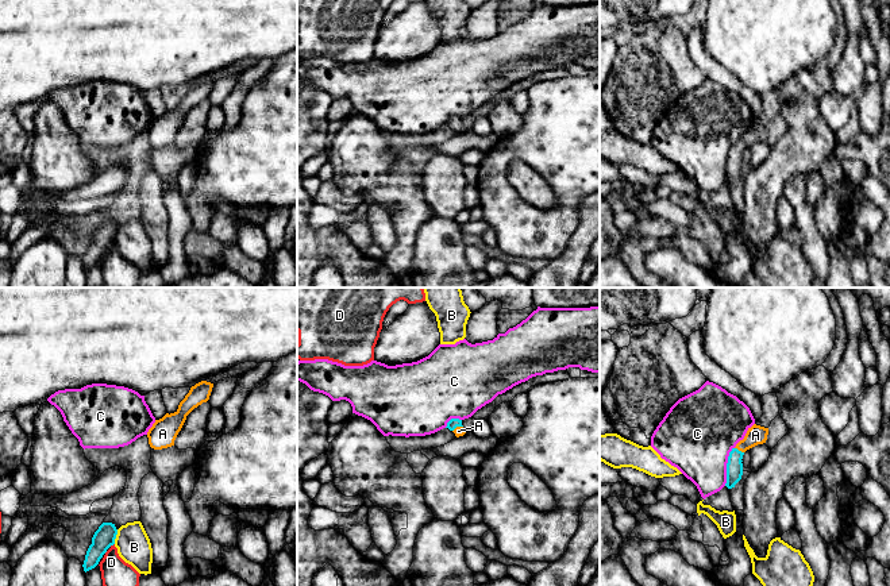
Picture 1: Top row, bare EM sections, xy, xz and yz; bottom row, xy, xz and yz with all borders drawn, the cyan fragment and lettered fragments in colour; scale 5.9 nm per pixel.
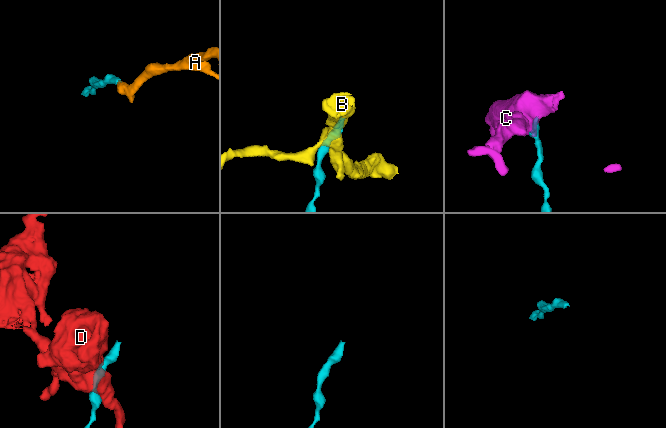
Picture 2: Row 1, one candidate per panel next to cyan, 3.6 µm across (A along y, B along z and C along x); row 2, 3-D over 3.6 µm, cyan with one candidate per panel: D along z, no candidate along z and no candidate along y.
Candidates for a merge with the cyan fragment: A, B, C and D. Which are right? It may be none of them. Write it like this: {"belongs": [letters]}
{"belongs": ["A"]}

